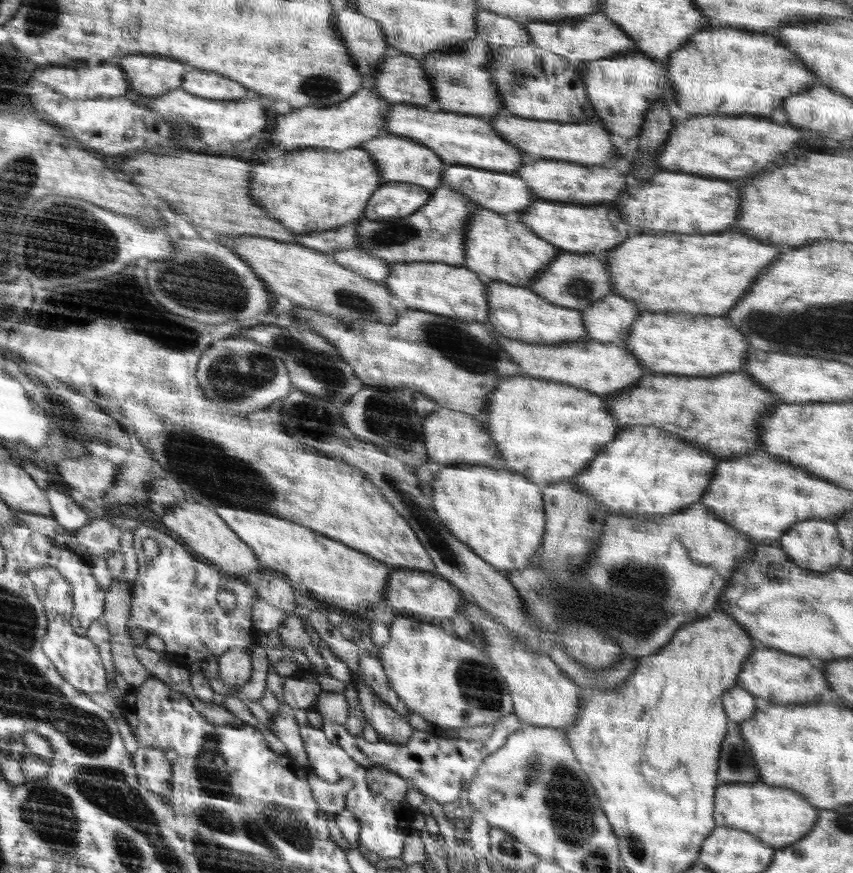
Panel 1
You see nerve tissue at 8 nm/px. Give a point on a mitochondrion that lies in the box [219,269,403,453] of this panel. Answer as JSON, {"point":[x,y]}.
{"point":[324,367]}

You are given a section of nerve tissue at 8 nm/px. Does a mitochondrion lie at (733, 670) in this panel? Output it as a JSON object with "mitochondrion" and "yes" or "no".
{"mitochondrion":"no"}

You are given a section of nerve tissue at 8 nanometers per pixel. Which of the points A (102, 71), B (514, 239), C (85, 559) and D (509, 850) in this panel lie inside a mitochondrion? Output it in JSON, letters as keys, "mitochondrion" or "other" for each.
{"A":"other","B":"mitochondrion","C":"other","D":"mitochondrion"}

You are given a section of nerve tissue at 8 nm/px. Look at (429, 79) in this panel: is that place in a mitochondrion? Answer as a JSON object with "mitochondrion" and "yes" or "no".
{"mitochondrion":"no"}

